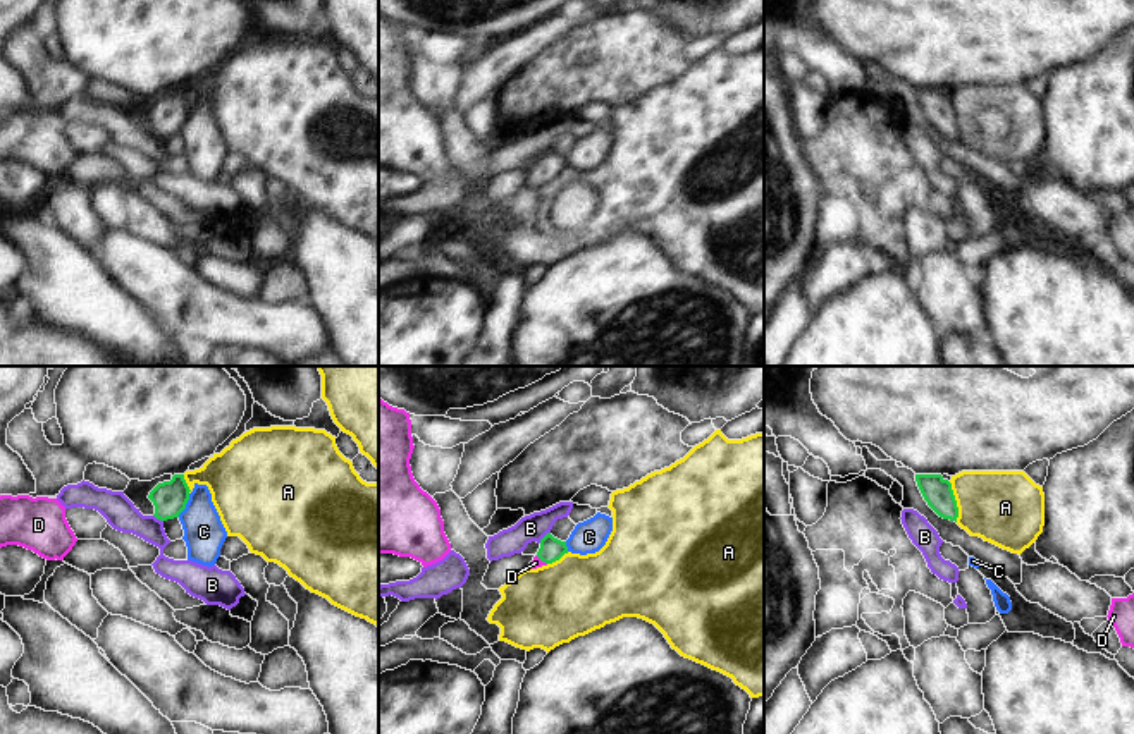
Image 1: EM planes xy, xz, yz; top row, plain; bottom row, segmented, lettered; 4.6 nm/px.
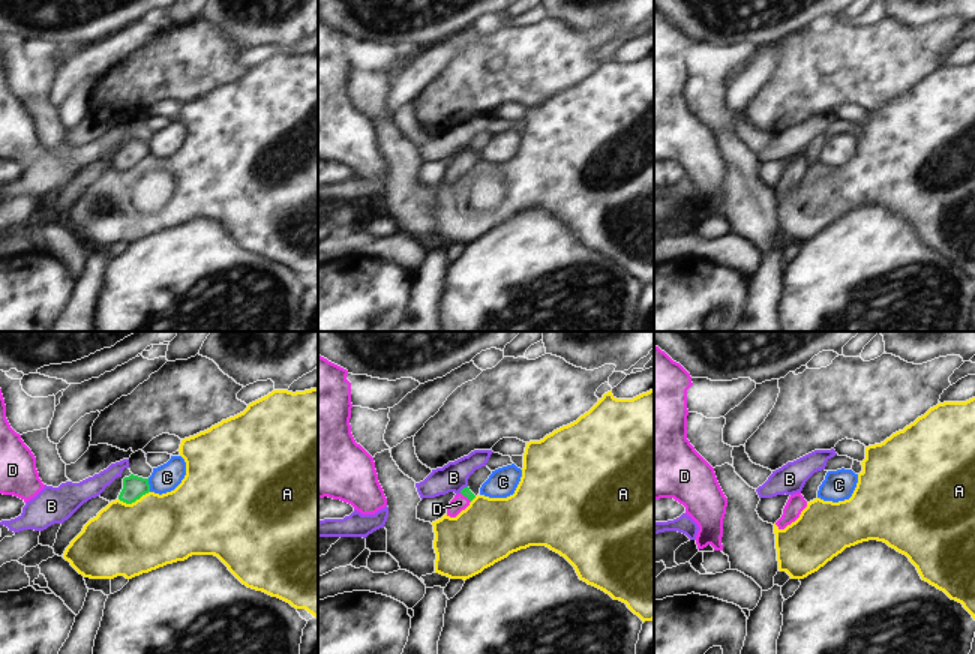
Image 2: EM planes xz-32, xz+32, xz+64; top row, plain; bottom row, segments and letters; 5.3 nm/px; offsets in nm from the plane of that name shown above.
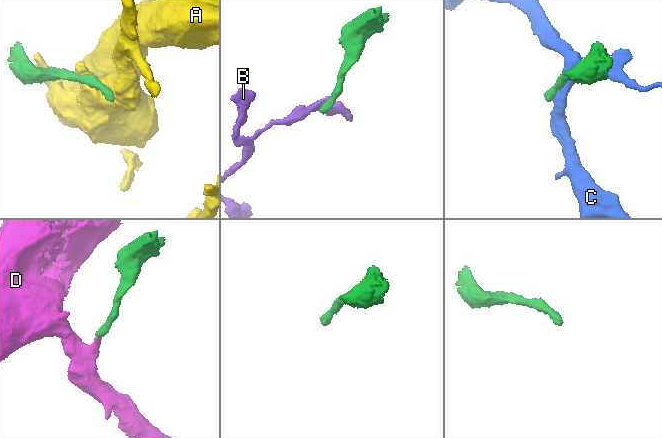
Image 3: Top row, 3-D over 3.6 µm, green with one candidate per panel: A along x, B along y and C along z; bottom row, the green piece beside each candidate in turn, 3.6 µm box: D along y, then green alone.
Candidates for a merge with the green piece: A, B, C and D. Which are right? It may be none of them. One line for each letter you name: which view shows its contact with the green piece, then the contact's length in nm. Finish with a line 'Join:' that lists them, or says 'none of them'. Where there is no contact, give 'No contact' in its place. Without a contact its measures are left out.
D: Touches green in xz. Shared border 70 nm
Join: D.

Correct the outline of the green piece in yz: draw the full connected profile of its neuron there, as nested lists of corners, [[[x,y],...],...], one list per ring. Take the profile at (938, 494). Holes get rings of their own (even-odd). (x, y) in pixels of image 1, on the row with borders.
[[[915,474],[917,486],[928,505],[943,519],[957,523],[958,507],[952,483],[941,474]]]

